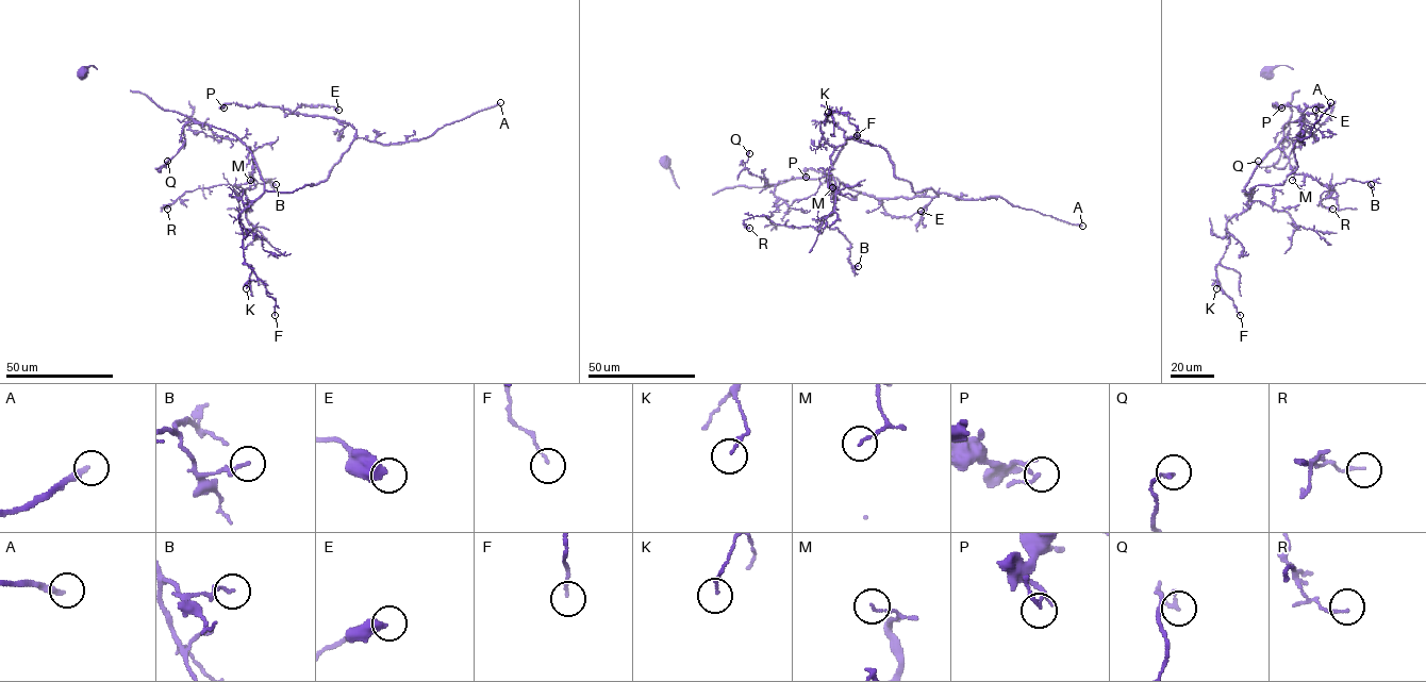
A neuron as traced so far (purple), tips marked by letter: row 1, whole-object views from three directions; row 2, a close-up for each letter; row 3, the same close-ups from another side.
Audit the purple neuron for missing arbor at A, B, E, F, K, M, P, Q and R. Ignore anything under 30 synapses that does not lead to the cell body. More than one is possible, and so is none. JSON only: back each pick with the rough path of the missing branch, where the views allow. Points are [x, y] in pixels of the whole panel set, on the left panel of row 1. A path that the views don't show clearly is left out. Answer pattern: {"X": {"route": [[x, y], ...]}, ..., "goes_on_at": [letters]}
{"goes_on_at": ["A"]}

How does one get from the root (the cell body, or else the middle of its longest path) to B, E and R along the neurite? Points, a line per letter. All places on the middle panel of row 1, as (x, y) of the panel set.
B: (665, 164), (679, 187), (713, 194), (830, 173), (834, 208), (822, 221), (849, 243), (848, 261), (858, 266)
E: (665, 164), (679, 187), (764, 187), (824, 177), (851, 138), (938, 194), (876, 198), (884, 212), (921, 211)
R: (665, 164), (679, 187), (713, 194), (834, 180), (833, 213), (817, 227), (756, 215), (744, 220), (749, 228)

